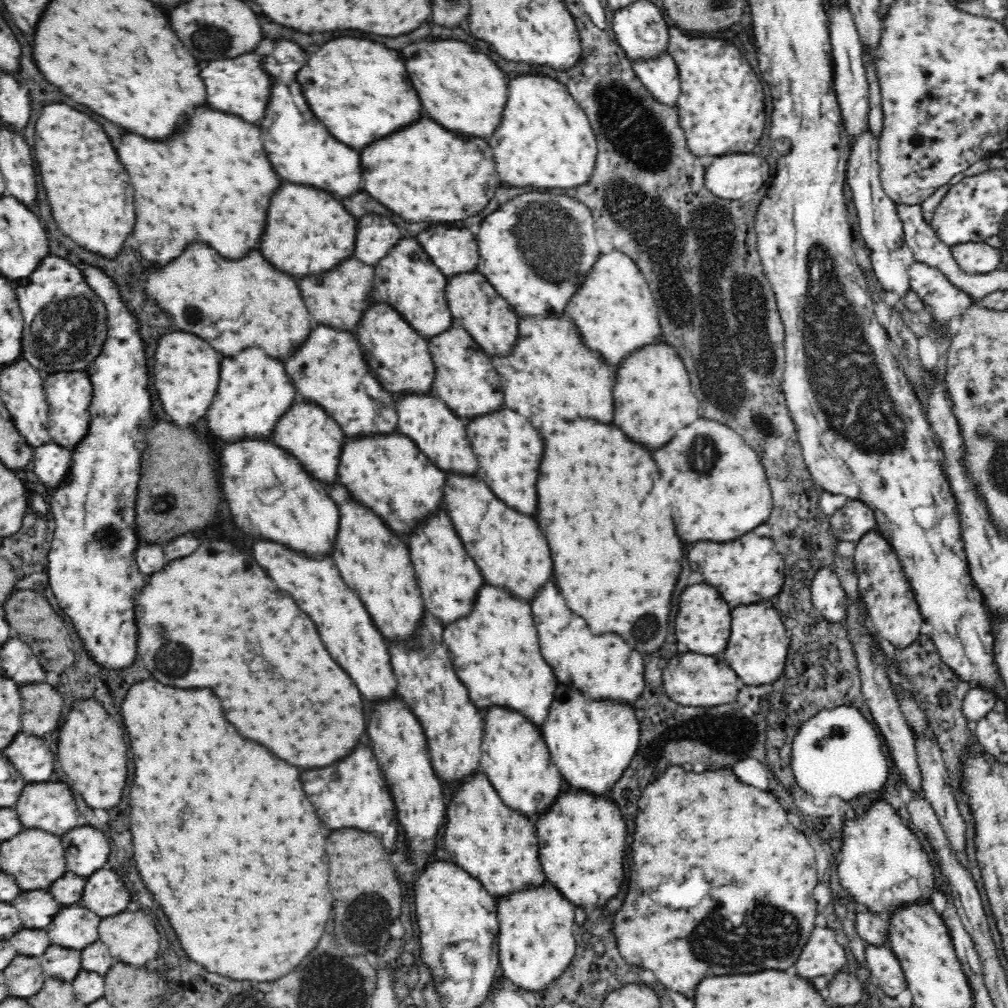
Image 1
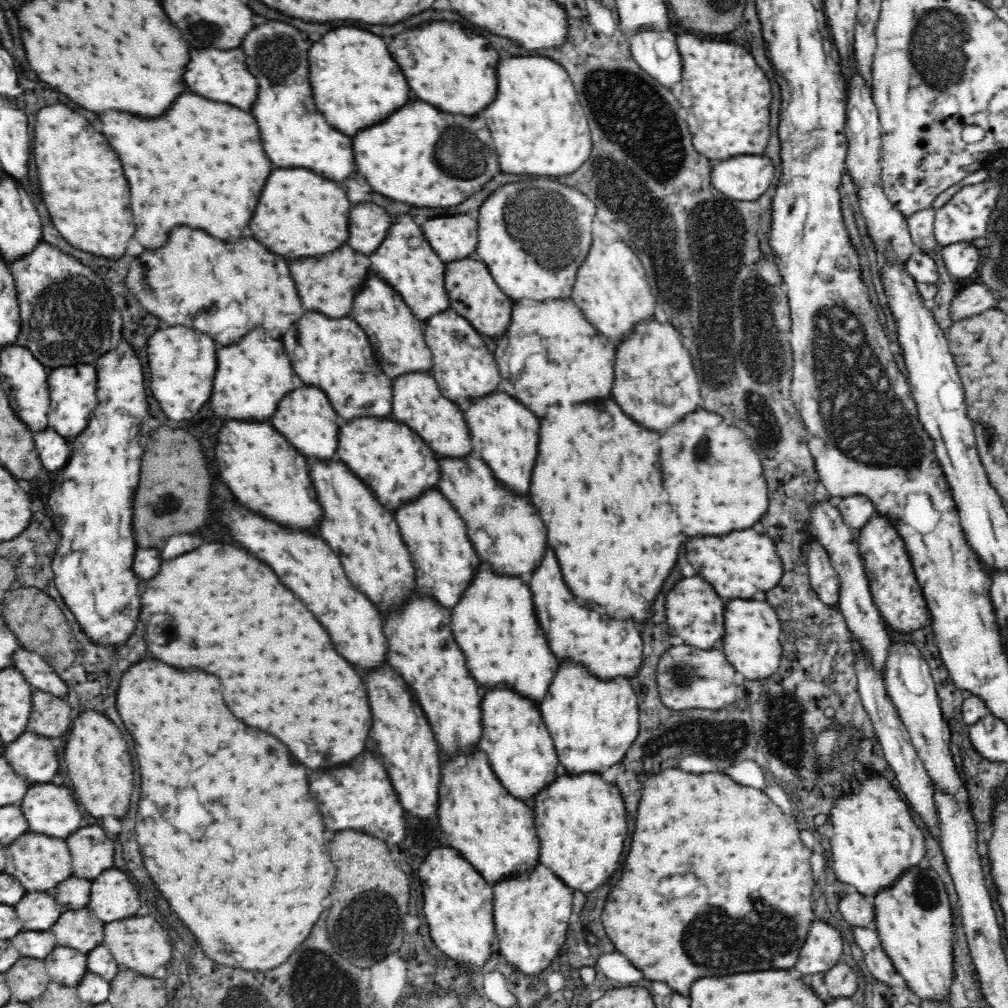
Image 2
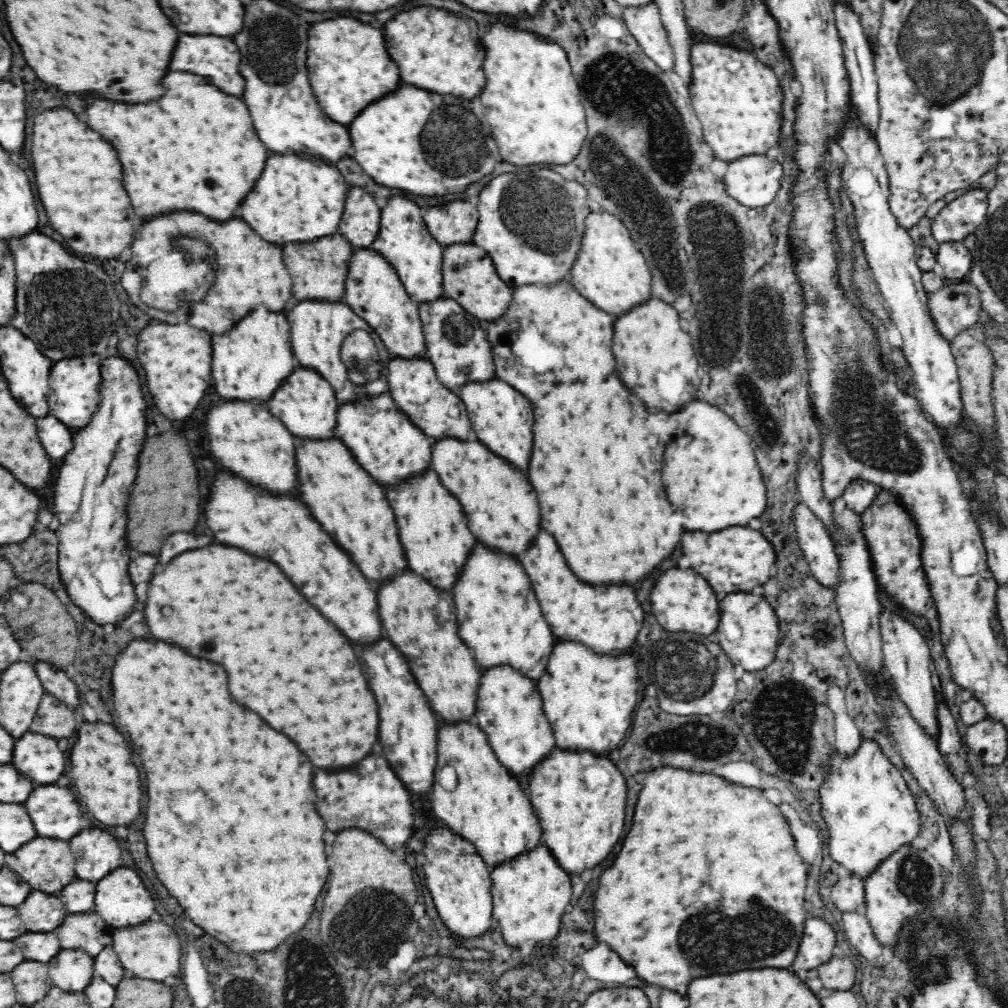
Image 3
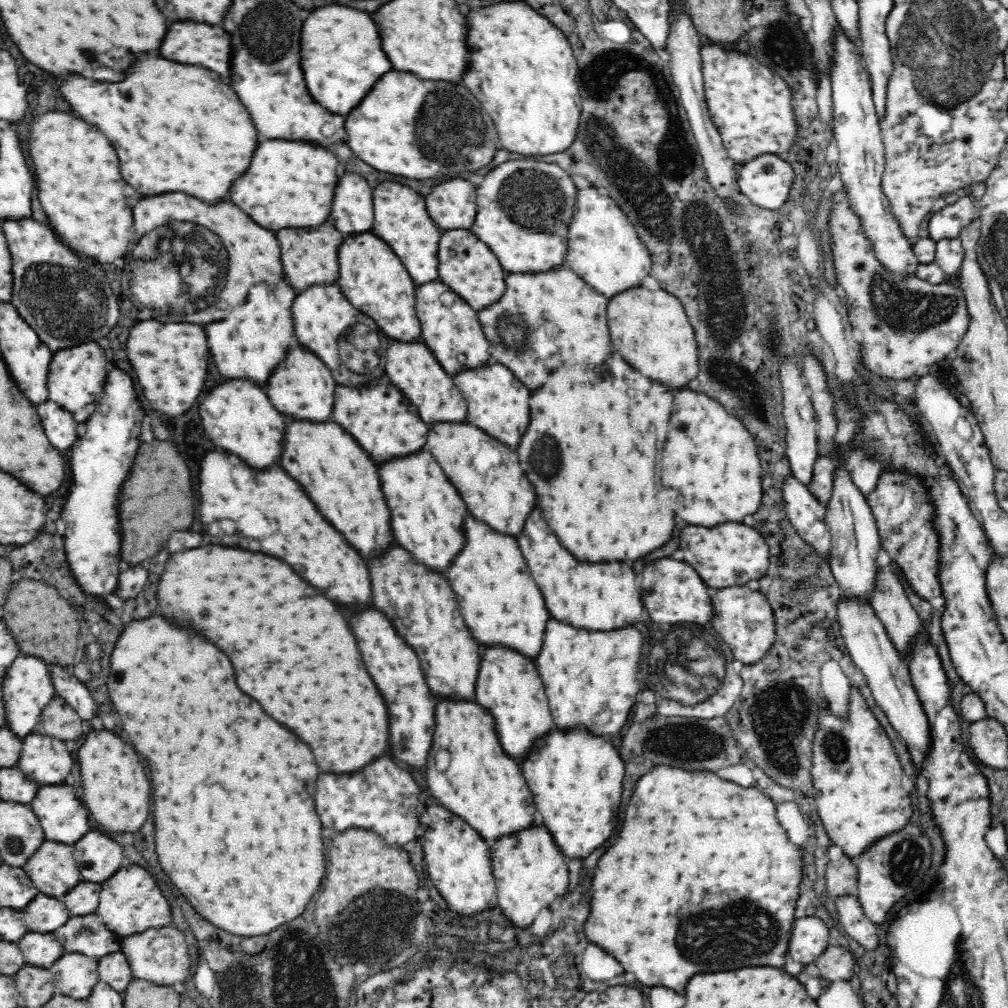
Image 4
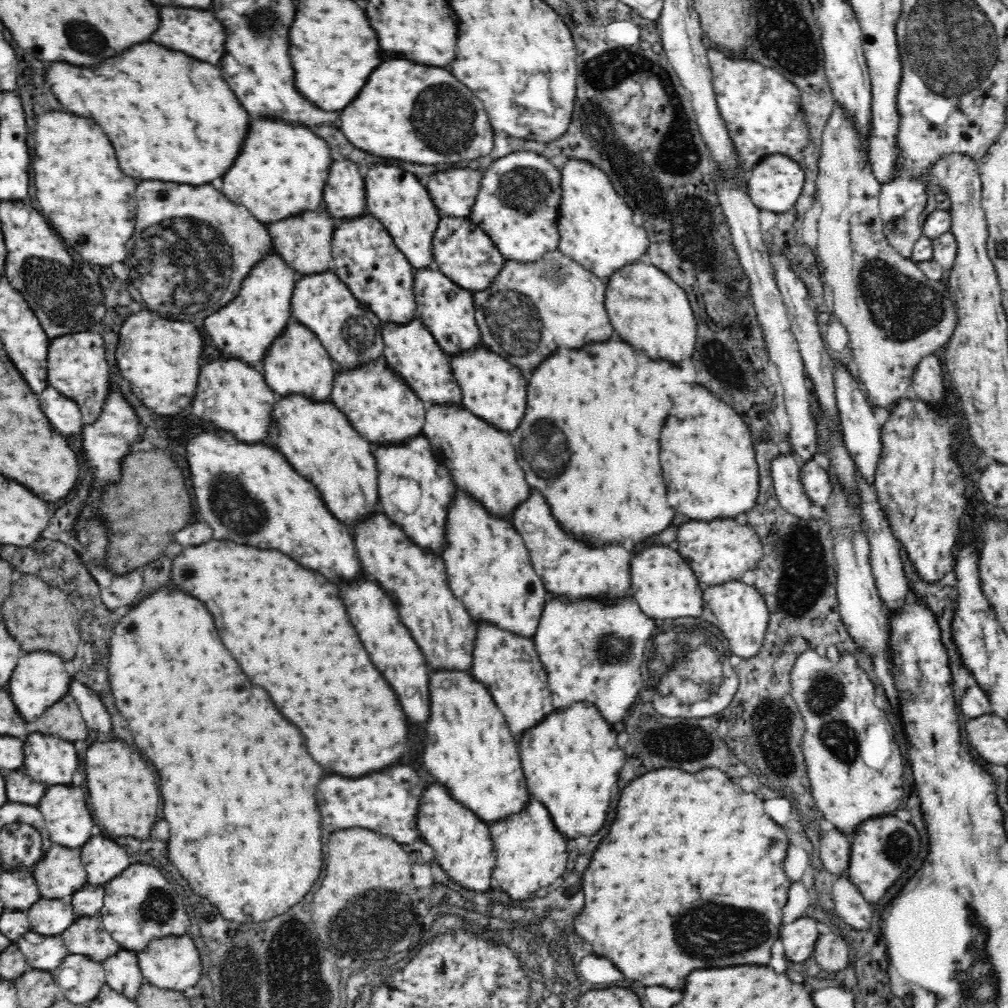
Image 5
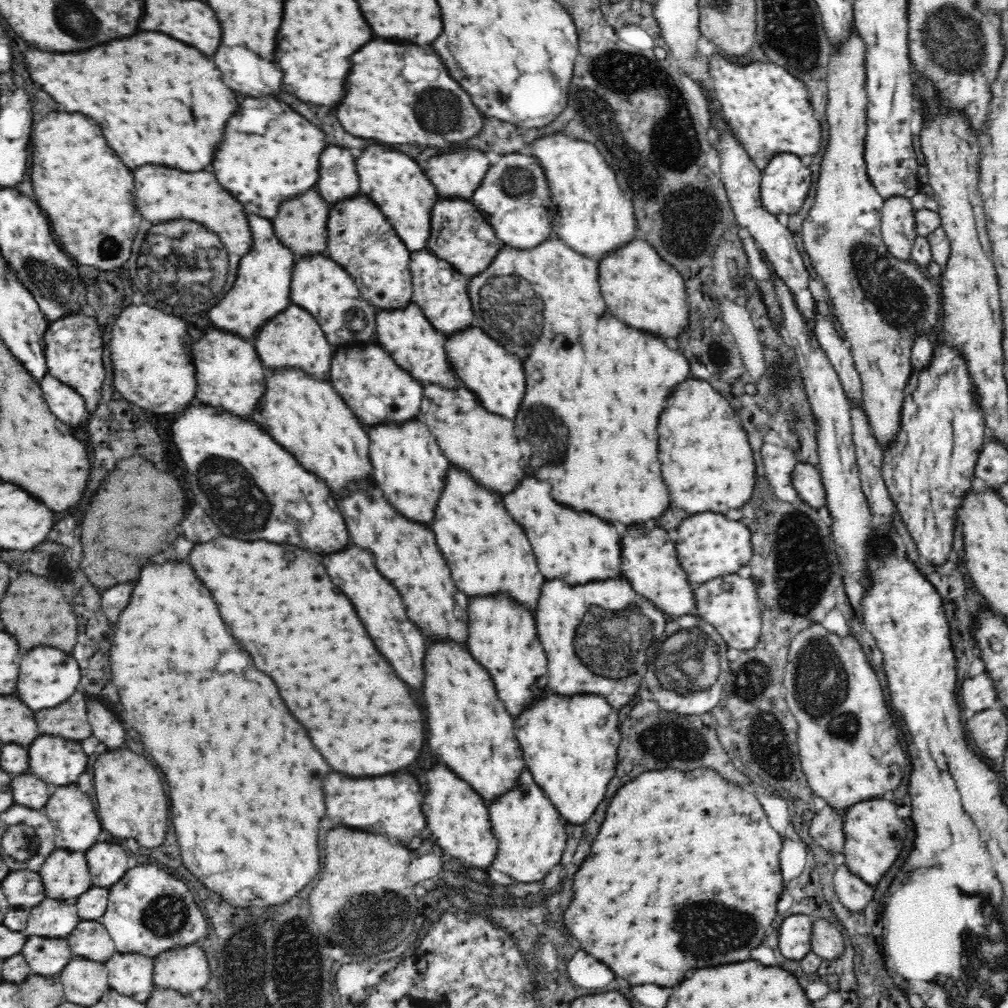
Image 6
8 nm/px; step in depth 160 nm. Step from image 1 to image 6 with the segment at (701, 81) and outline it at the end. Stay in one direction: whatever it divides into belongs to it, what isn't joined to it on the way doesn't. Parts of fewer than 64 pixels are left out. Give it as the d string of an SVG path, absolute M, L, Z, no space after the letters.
M718 53L709 59L709 74L720 111L737 141L761 171L773 156L780 153L790 153L805 160L820 150L820 121L814 116L802 80L776 64L754 62L748 66L736 66Z

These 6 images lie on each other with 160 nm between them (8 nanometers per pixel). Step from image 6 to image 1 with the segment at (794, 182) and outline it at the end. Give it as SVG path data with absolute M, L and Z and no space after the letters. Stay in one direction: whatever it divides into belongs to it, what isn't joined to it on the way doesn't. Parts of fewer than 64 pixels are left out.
M724 153L720 158L713 158L706 168L704 184L718 198L741 200L742 196L749 196L762 190L762 184L769 184L772 179L773 164L771 161L766 162L761 154Z

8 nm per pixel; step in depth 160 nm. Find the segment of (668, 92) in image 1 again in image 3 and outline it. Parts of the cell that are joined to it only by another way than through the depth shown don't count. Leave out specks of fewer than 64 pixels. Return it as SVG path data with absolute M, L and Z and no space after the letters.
M654 2L643 7L628 7L623 12L626 27L644 54L662 71L668 74L674 71L674 51L668 40L668 31L660 18L658 5Z

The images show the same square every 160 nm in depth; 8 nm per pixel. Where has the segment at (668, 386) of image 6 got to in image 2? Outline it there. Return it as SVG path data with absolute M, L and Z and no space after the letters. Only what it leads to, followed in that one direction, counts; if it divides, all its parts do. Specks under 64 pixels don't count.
M612 400L566 410L550 408L550 412L552 424L546 418L544 422L540 420L540 446L536 468L532 472L530 496L546 524L548 544L560 562L564 582L580 604L590 606L604 618L636 620L636 628L642 630L642 624L650 620L650 608L660 594L664 580L672 572L682 544L686 542L676 518L666 518L668 522L662 522L662 518L654 516L660 512L654 510L654 506L664 500L658 456L660 434L638 426Z

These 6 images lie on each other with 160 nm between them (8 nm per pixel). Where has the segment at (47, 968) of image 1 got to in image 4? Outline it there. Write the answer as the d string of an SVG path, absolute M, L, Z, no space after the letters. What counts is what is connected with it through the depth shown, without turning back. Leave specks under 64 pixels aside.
M63 954L52 966L57 992L82 1000L90 996L99 981L97 961L84 954Z

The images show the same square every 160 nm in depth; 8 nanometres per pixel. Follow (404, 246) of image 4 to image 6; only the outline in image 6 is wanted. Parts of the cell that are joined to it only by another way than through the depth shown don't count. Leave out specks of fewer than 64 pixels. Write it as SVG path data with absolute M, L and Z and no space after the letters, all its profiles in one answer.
M369 146L358 158L356 168L360 181L360 194L376 203L384 217L412 254L427 250L431 230L431 212L439 196L436 187L420 166L406 154L386 150L382 146Z

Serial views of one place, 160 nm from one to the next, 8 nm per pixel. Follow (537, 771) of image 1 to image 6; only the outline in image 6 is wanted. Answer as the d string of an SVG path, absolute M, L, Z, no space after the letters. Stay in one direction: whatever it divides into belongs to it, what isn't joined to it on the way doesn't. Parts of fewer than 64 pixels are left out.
M494 595L492 598L472 598L468 618L472 622L468 626L468 652L472 652L472 656L490 672L500 700L506 704L512 718L516 718L528 704L538 700L548 686L548 660L538 641L534 613L516 601L512 602L508 595Z

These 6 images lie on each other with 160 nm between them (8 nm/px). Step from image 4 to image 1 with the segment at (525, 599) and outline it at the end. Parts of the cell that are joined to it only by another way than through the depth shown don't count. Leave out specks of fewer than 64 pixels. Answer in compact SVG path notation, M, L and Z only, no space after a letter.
M484 586L478 592L472 614L444 628L444 644L448 644L456 674L468 688L476 708L500 704L528 716L538 726L544 724L554 700L556 678L540 654L528 602L512 598L502 588Z

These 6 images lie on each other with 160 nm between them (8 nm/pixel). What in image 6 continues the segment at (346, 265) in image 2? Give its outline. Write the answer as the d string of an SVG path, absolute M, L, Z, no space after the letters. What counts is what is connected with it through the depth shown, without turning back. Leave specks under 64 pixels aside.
M308 190L298 198L284 202L278 214L272 219L274 235L280 239L284 247L289 248L296 258L313 257L316 254L326 254L327 251L327 225L331 205L325 201L316 190Z

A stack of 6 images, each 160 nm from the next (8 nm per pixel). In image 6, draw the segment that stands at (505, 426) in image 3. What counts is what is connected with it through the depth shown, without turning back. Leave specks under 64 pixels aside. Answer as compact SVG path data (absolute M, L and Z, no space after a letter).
M468 327L449 336L445 347L456 376L463 386L476 395L478 403L486 411L514 421L525 395L526 374L522 362L514 354L508 354L480 327Z

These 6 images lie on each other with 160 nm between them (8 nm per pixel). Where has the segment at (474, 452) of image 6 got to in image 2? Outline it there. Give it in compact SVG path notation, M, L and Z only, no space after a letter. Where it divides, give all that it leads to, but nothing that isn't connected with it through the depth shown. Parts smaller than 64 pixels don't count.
M468 456L466 460L442 458L440 460L440 492L460 512L466 522L468 536L476 548L478 558L496 574L524 576L532 574L546 552L546 528L536 514L530 498L510 494L492 476L492 469L482 460Z

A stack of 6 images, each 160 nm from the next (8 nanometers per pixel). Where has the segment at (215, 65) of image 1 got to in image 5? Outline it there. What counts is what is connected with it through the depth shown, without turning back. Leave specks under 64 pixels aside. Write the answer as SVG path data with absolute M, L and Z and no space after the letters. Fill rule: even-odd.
M164 8L162 18L164 20L160 22L156 36L152 36L152 42L164 44L166 48L172 48L172 50L186 52L188 56L194 56L198 60L208 60L210 64L220 62L220 58L224 56L225 52L226 36L224 36L224 26L214 18L212 12L196 10L196 8L180 8L180 10ZM178 12L180 12L180 18L178 18Z

